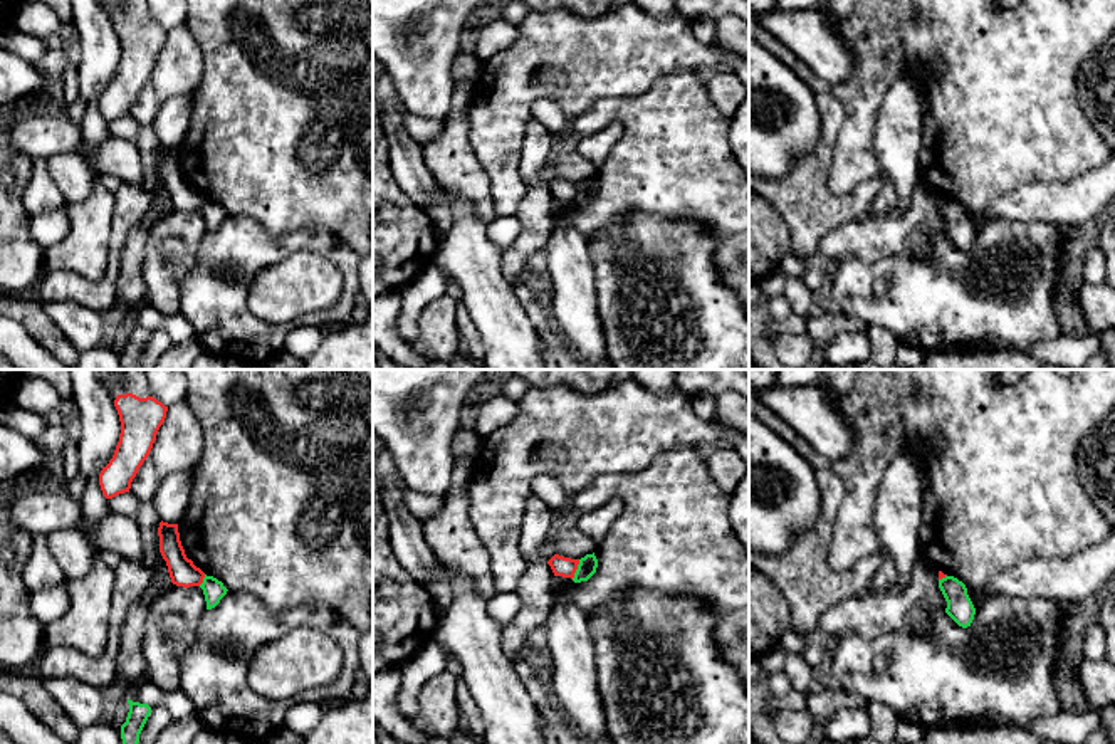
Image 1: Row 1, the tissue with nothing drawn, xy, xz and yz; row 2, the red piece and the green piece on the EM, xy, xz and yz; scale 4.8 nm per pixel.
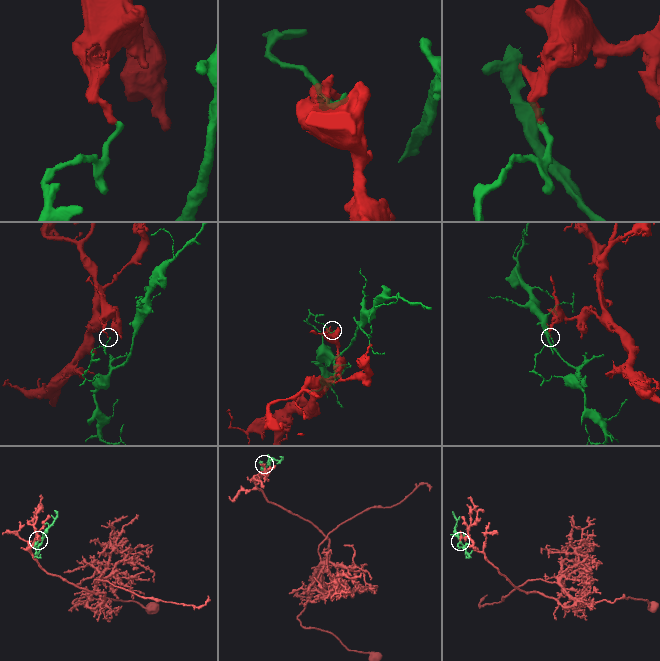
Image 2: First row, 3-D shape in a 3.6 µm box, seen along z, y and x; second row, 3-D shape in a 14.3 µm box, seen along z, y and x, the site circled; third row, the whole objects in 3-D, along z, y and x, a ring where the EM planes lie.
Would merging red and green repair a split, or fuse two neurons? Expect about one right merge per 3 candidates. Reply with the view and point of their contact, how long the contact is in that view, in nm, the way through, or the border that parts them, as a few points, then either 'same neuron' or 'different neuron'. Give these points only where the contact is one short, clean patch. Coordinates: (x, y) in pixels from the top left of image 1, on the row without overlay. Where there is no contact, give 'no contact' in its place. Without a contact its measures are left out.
meets red in xz at (575, 193); contact 100 nm long; border along xz (580, 183), (571, 202); different neuron

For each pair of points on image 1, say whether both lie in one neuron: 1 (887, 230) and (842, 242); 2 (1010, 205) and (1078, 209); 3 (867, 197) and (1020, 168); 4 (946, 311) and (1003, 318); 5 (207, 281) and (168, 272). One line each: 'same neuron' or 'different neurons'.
1: same neuron
2: same neuron
3: different neurons
4: same neuron
5: different neurons

